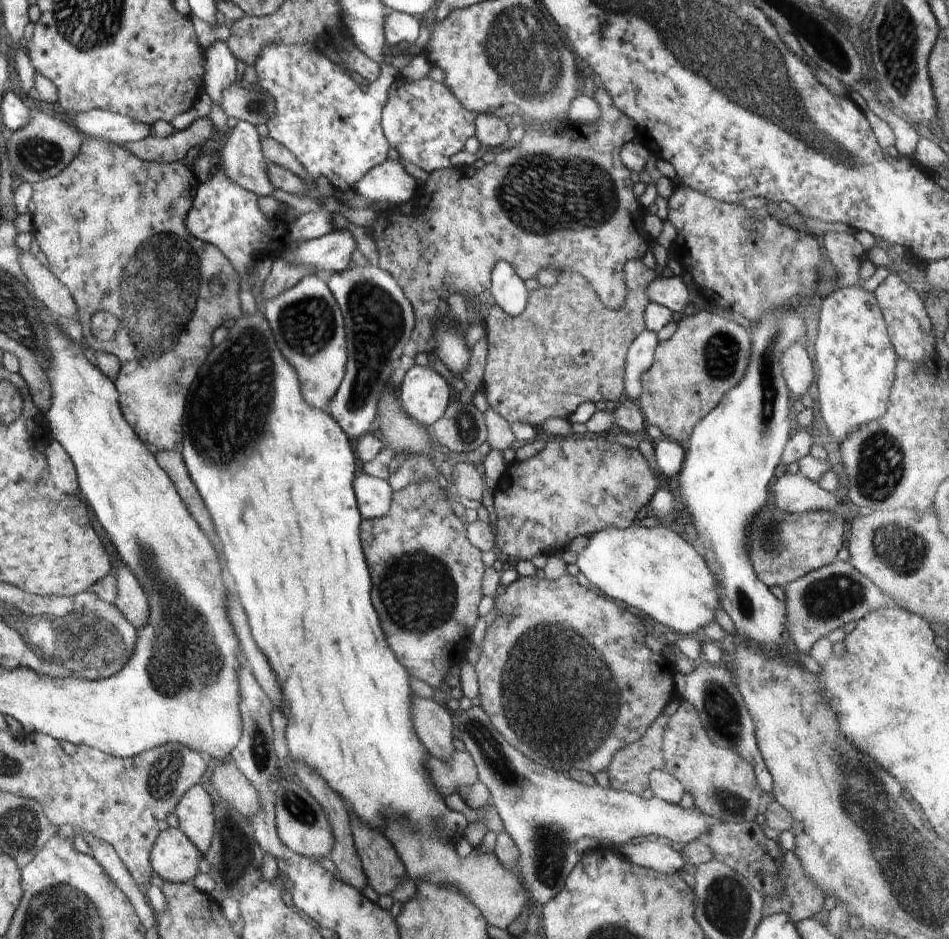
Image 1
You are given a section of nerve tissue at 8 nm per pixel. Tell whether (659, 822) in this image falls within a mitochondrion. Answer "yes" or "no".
no

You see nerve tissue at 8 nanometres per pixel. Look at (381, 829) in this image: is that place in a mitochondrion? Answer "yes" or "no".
no

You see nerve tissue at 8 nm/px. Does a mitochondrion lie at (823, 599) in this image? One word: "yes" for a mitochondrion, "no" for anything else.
yes

